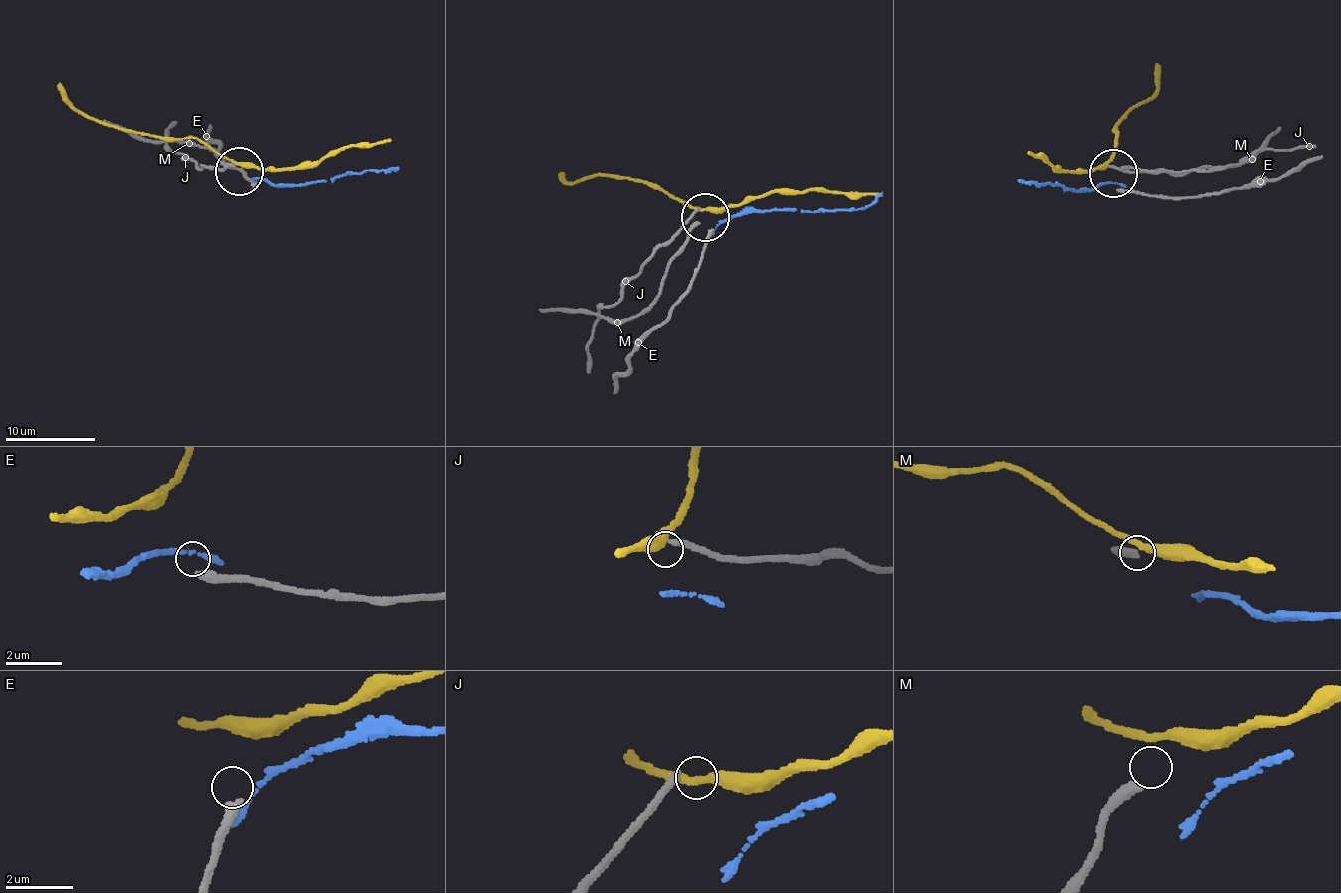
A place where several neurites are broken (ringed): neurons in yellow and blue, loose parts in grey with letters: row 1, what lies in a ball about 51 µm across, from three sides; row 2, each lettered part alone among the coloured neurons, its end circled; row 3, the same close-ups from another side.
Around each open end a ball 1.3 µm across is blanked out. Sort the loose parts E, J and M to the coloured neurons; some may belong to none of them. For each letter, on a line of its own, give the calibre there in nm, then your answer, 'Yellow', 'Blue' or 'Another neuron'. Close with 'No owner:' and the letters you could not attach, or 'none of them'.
E: Thickness 340 nm. Another neuron
J: Thickness 220 nm. Another neuron
M: Thickness 320 nm. Another neuron
No owner: E, J, M

